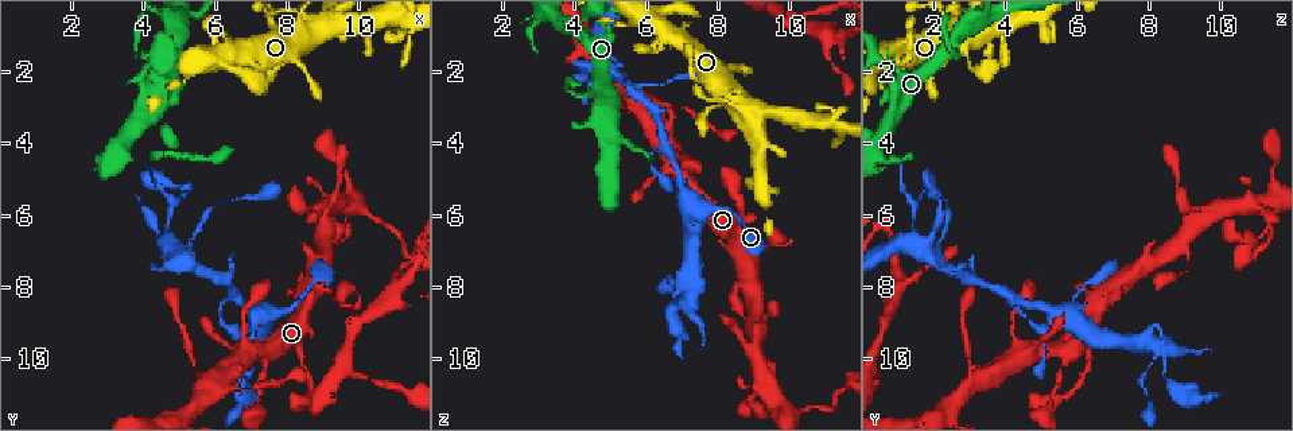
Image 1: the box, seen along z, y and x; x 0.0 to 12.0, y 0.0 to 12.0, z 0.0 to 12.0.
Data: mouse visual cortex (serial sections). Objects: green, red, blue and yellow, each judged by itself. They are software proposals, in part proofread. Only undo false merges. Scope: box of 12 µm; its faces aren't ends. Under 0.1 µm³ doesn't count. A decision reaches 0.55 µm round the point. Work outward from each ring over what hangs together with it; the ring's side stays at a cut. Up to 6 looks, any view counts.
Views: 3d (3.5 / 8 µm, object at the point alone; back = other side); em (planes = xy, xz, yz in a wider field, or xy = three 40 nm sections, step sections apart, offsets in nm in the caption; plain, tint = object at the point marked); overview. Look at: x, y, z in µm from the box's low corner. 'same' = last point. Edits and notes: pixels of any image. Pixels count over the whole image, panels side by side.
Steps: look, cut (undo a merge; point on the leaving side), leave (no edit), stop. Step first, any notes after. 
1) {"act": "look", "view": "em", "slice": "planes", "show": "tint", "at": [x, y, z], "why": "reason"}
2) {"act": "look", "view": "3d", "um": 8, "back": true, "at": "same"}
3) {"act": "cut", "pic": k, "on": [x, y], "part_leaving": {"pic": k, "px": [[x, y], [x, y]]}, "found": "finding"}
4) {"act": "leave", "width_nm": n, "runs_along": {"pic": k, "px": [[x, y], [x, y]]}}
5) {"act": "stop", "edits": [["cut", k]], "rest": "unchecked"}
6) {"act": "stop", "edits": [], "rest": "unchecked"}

{"act": "look", "view": "3d", "um": 3.5, "at": [9.1, 6.1, 9.5], "why": "sharp bend"}

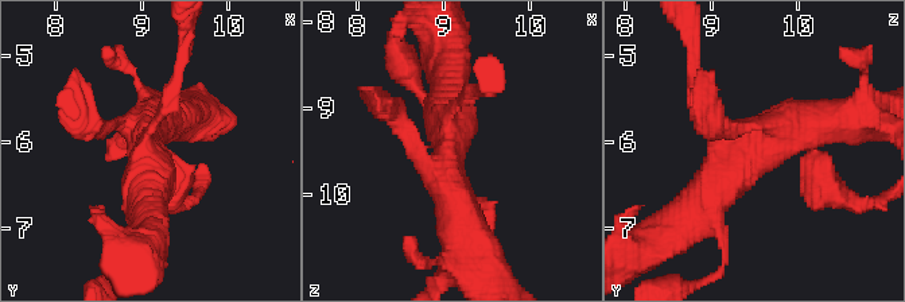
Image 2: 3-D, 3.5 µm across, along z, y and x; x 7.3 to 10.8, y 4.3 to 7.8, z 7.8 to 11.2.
{"act": "look", "view": "em", "slice": "planes", "show": "tint", "at": [9.05, 6.10, 9.50]}

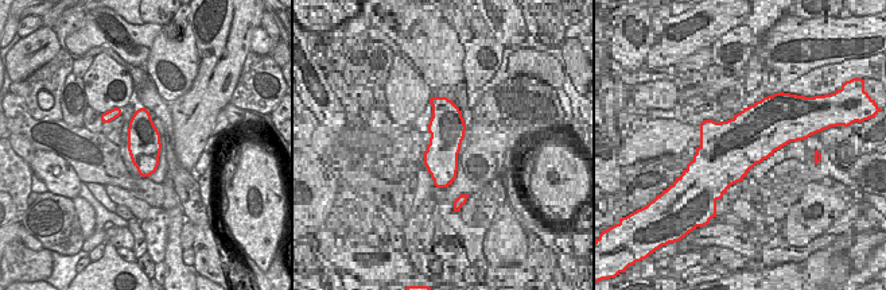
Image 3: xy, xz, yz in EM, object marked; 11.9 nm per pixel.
{"act": "look", "view": "em", "slice": "xy", "step": 2, "show": "tint", "at": "same", "why": "cut it another way"}

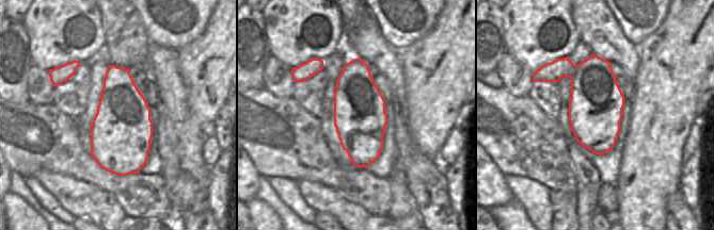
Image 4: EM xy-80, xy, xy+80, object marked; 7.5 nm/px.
{"act": "leave", "found": "all the same cell"}

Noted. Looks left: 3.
{"act": "look", "view": "3d", "um": 8, "at": [8.0, 1.7, 3.0], "why": "abrupt turn"}

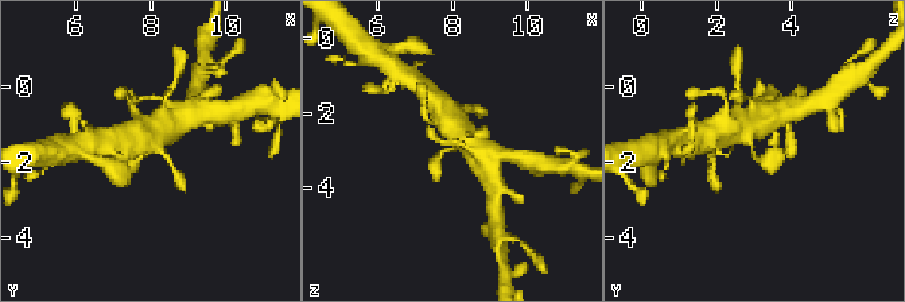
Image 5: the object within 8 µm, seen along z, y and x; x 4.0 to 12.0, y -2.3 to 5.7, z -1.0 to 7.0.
{"act": "look", "view": "em", "slice": "xy", "step": 3, "show": "tint", "at": [7.9, 1.7, 2.9]}

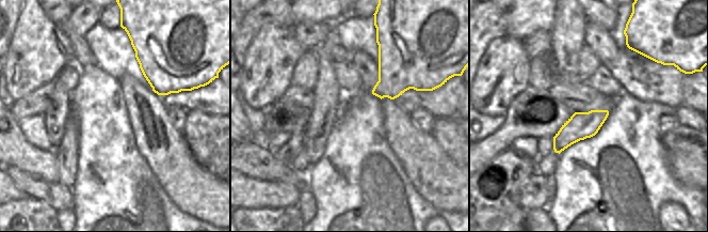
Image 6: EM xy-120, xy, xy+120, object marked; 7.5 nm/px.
{"act": "leave", "runs_along": {"pic": 5, "px": [[737, 126], [756, 158], [777, 153]]}, "found": "one cell here"}

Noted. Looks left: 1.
{"act": "stop", "edits": [], "rest": "unchecked"}

